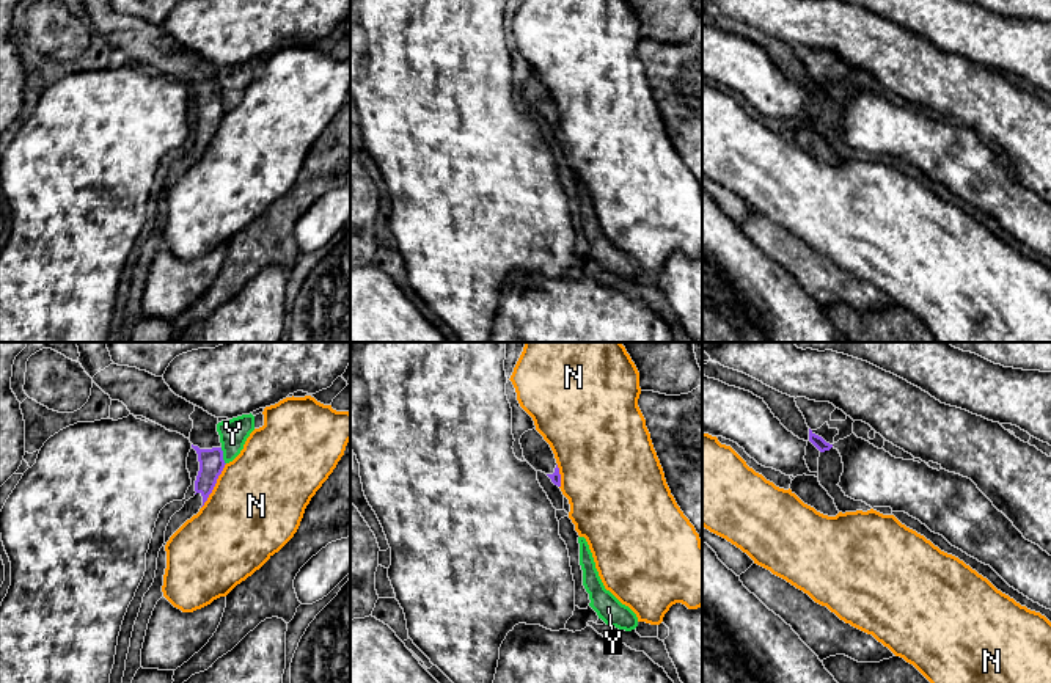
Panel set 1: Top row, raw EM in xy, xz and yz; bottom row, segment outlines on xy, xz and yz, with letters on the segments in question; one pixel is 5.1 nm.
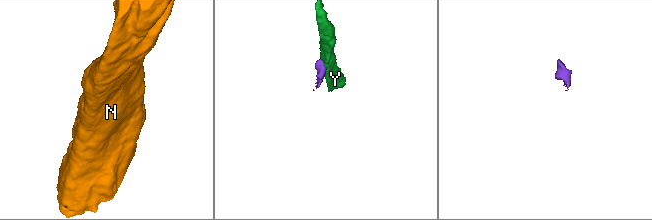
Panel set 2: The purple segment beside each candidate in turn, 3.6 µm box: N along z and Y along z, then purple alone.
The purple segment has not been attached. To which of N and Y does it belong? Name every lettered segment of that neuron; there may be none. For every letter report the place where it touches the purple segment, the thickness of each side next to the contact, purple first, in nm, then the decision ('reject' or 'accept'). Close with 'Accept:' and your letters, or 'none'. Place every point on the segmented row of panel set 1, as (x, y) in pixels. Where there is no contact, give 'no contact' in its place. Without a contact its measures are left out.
N: xy (214, 485) | 130/480 nm | reject
Y: xy (222, 456) | 130/140 nm | reject
Accept: none

